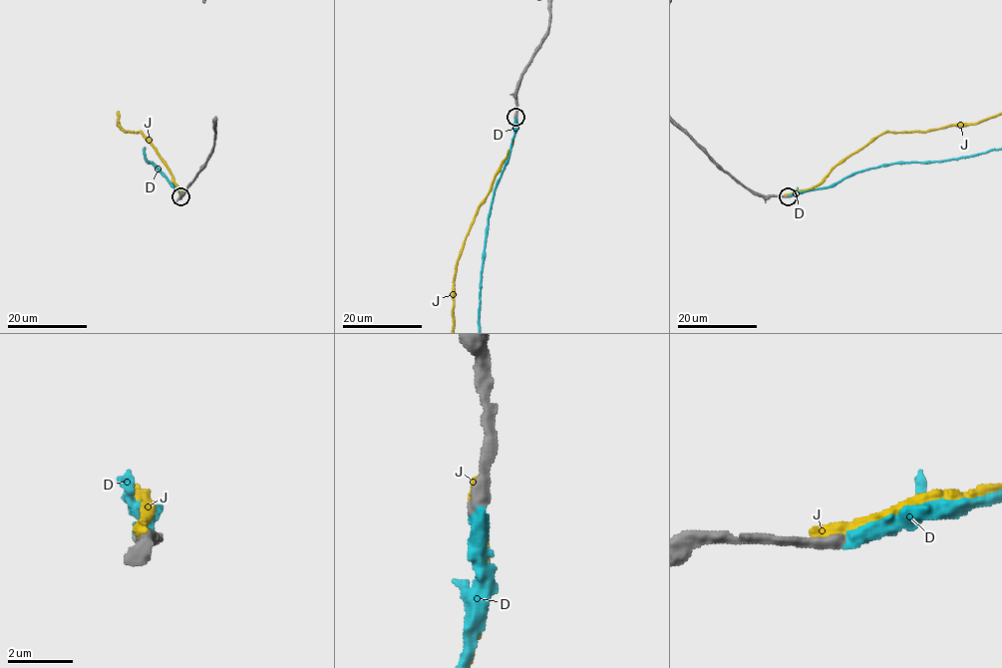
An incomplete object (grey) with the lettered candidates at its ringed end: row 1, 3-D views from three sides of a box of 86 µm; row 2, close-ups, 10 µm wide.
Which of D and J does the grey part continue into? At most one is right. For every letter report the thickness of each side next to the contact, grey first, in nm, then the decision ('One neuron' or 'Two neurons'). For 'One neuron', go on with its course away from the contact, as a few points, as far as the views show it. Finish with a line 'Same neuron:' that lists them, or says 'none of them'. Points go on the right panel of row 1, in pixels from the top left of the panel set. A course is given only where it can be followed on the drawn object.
D: Thickness 420 nm (grey) against 440 nm. One neuron
J: Thickness 440 nm (grey) against 420 nm. Two neurons
Same neuron: D

